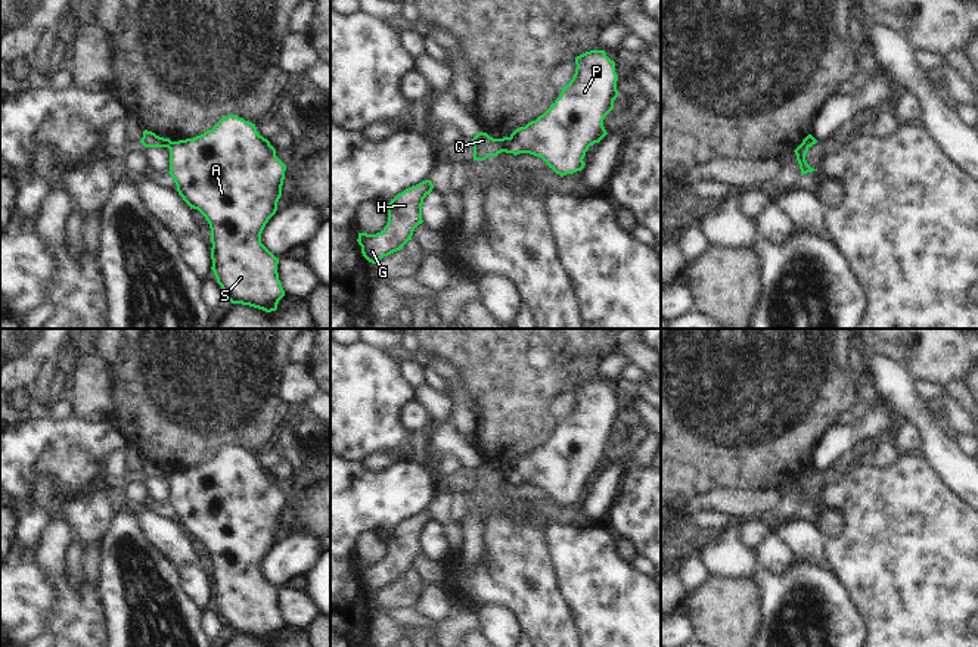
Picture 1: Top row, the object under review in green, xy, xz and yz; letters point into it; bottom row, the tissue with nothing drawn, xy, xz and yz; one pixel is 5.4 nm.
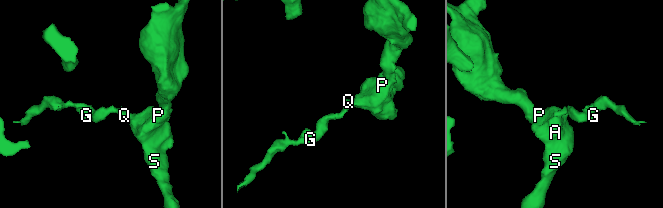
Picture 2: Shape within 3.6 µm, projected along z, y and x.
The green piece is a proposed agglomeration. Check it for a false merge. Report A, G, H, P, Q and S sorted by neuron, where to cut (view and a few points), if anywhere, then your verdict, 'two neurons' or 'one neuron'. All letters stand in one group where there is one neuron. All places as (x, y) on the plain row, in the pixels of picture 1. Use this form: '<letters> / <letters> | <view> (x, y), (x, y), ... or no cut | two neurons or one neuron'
A P S / G H Q | xz (497, 469), (503, 481) | two neurons

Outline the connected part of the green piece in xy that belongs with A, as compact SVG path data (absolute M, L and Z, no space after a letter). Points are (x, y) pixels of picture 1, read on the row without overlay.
M237 445L221 448L212 460L193 469L171 472L168 479L170 506L178 525L209 554L211 600L226 629L266 643L276 641L285 626L277 603L279 588L261 573L261 563L277 541L286 501L276 479L258 464L255 454Z

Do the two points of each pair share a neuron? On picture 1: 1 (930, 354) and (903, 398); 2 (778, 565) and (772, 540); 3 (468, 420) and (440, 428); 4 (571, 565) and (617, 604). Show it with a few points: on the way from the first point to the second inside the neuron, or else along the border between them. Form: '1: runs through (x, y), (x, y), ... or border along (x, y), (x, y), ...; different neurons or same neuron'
1: border along (907, 367), (915, 378); different neurons
2: runs through (776, 559), (772, 554), (772, 546); same neuron
3: border along (447, 419), (475, 448); different neurons
4: runs through (583, 572), (605, 594); same neuron

